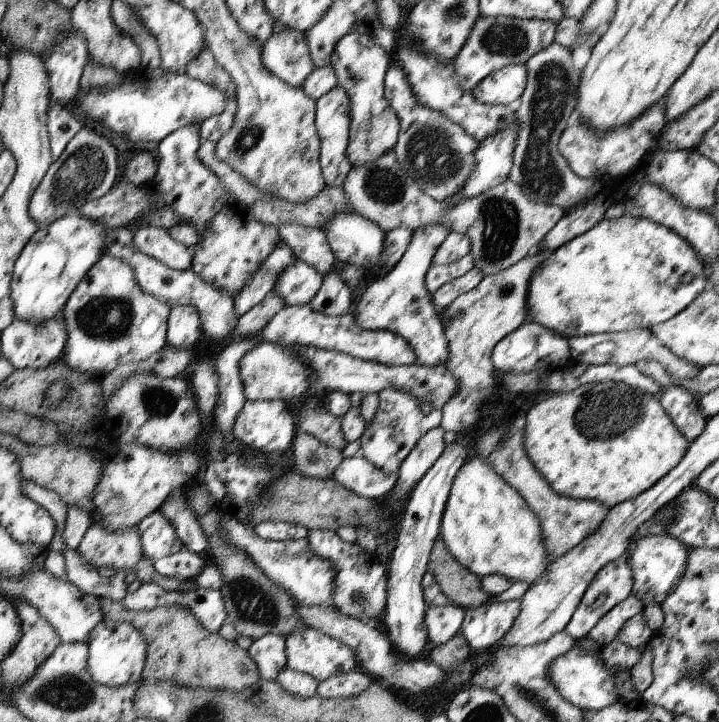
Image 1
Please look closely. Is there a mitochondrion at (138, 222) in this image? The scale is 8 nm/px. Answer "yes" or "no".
no

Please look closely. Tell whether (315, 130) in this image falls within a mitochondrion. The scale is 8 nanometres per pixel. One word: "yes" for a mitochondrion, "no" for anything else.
no

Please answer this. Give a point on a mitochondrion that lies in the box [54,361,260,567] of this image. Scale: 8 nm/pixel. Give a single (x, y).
(158, 400)

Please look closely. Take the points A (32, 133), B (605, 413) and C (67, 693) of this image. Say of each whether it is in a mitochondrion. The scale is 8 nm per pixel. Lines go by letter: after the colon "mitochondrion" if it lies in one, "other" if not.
A: other
B: mitochondrion
C: mitochondrion

